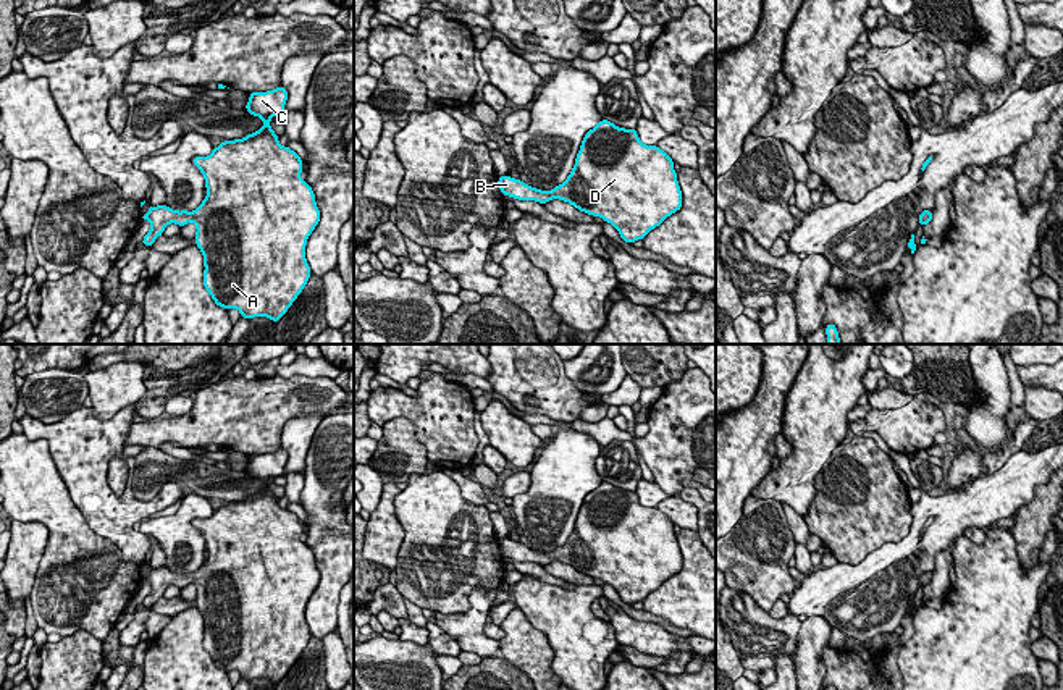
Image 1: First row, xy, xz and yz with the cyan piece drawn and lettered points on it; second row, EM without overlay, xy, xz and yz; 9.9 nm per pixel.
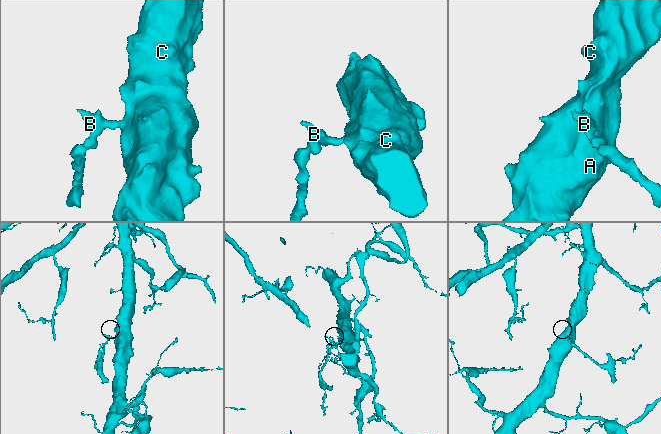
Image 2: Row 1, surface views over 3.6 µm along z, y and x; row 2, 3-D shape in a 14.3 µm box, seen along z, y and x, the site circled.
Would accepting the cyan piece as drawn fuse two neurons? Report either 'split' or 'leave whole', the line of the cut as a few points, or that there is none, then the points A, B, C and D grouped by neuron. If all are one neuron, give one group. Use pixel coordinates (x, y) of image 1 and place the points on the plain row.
leave whole; no cut; A B C D

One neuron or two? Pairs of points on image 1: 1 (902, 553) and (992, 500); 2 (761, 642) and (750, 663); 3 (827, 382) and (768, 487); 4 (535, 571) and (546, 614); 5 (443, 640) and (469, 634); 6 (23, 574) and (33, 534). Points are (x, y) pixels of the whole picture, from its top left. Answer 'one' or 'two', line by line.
1: one
2: two
3: one
4: two
5: two
6: one

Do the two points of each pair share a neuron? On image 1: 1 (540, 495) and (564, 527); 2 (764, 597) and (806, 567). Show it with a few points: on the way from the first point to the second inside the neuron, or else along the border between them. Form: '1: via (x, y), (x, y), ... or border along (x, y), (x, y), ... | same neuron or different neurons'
1: via (548, 503), (550, 513), (556, 519) | same neuron
2: border along (794, 543), (795, 555) | different neurons

